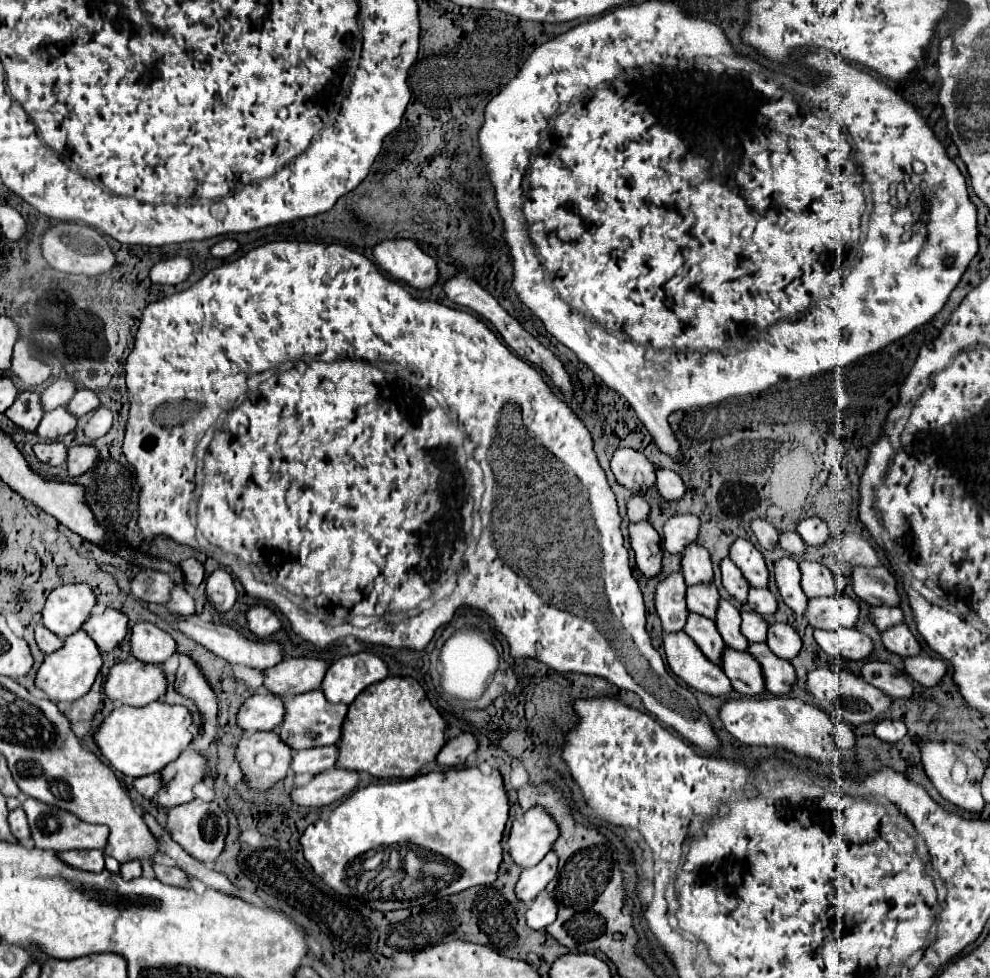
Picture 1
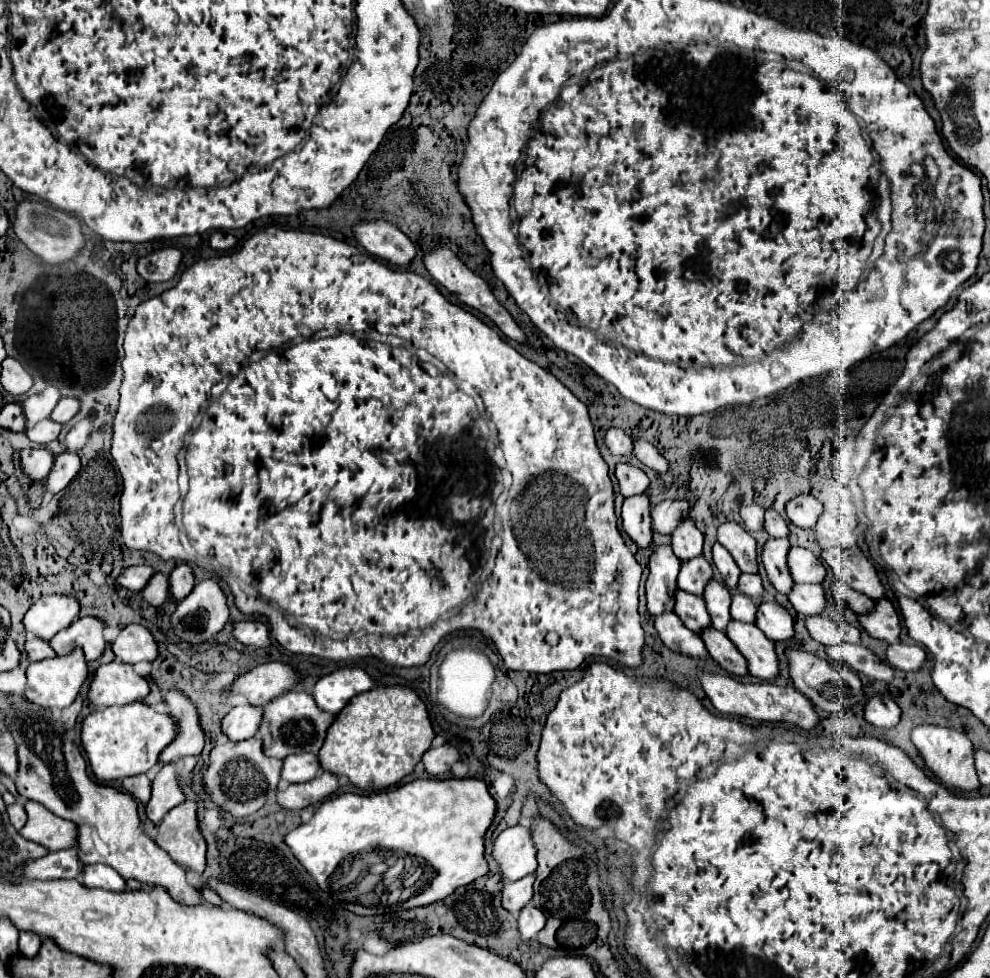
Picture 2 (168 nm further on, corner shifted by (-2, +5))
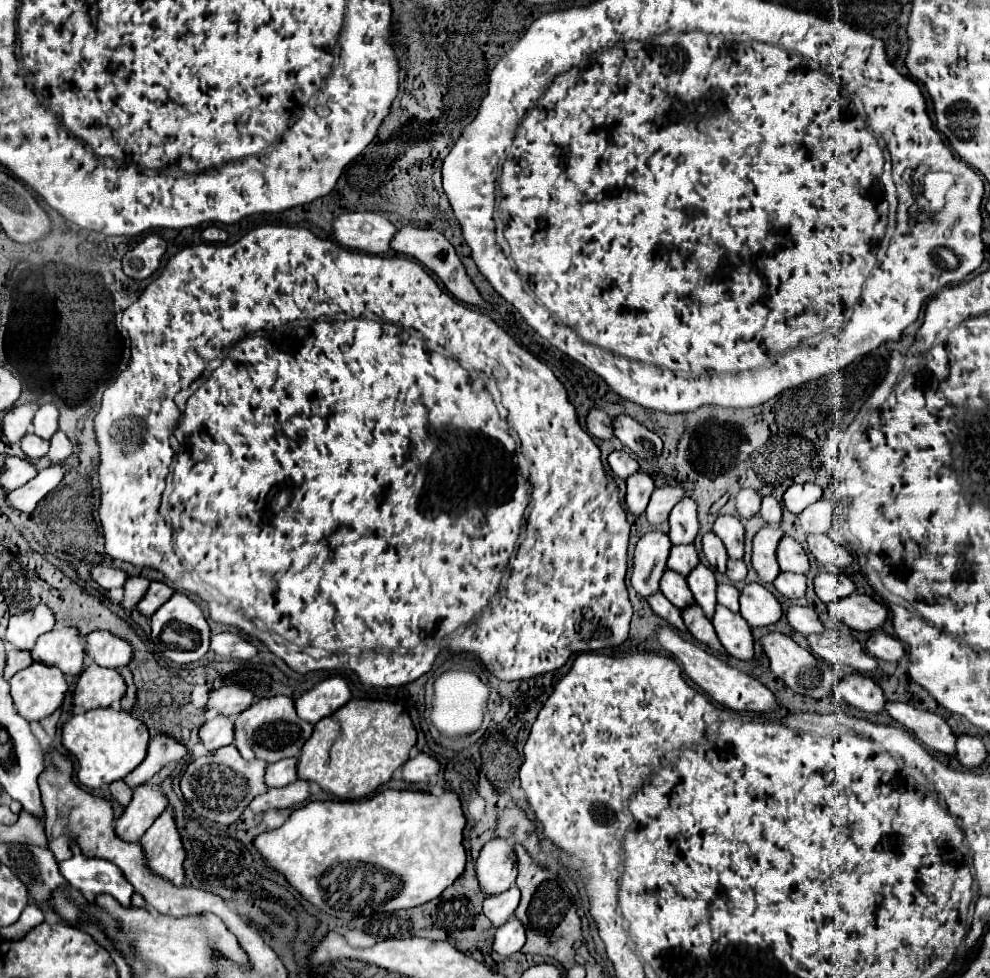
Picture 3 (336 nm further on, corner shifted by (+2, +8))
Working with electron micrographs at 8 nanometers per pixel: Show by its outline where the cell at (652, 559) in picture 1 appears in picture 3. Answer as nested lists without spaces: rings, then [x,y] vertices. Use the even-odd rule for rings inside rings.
[[[637,471],[635,475],[629,475],[627,477],[627,497],[625,497],[629,511],[635,515],[641,515],[649,503],[653,489],[655,489],[653,479],[647,473]]]

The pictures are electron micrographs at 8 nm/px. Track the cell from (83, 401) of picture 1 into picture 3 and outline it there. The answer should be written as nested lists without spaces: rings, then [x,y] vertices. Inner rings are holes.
[[[41,405],[39,411],[33,417],[33,433],[39,435],[41,439],[51,439],[53,433],[57,431],[57,417],[59,411],[55,405]]]

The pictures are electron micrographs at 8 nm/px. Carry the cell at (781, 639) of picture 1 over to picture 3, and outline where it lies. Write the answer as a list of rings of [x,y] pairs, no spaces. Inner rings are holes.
[[[749,583],[743,587],[739,597],[739,613],[751,627],[769,627],[775,625],[781,617],[781,605],[773,597],[771,591],[767,591],[759,583]]]

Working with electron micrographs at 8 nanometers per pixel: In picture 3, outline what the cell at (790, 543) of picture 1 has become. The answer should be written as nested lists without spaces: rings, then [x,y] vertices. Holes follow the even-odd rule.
[[[771,495],[763,497],[763,501],[761,501],[761,509],[759,509],[759,515],[761,515],[767,523],[777,525],[777,523],[781,521],[781,503],[779,503],[775,497],[771,497]]]

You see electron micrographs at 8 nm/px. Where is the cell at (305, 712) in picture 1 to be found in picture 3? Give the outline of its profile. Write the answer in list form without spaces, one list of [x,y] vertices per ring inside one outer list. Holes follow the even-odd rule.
[[[269,697],[269,699],[259,699],[247,711],[239,713],[235,717],[235,741],[233,745],[237,747],[239,755],[243,759],[261,759],[265,763],[275,763],[285,757],[299,757],[303,743],[311,737],[313,725],[307,721],[299,719],[295,713],[295,701],[291,697]]]

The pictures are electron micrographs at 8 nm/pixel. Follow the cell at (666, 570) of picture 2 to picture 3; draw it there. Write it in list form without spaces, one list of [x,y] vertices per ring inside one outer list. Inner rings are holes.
[[[663,531],[645,533],[637,545],[633,555],[633,571],[631,571],[631,585],[643,597],[649,597],[659,591],[659,579],[667,569],[671,541],[669,535]]]

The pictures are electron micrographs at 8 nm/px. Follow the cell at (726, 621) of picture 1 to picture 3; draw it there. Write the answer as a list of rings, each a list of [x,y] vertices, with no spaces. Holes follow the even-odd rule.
[[[701,563],[699,567],[695,567],[695,571],[691,571],[691,575],[687,575],[687,585],[689,585],[697,605],[711,619],[715,613],[715,605],[717,605],[717,601],[715,601],[717,581],[715,581],[713,571]]]

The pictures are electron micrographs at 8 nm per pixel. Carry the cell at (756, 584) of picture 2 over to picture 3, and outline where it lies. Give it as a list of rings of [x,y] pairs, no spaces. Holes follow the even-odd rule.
[[[729,559],[725,575],[729,577],[729,581],[743,581],[747,575],[747,567],[745,567],[743,559]]]

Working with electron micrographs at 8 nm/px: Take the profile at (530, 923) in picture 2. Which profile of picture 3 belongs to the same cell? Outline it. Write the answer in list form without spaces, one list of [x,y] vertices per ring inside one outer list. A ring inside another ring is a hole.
[[[513,915],[503,927],[495,931],[493,951],[499,953],[501,957],[509,957],[517,953],[523,947],[523,943],[525,943],[525,929],[519,923],[519,919]]]

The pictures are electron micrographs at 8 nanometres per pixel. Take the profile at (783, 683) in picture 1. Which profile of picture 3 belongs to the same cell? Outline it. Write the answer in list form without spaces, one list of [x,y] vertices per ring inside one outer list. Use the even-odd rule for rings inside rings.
[[[723,605],[715,607],[715,615],[711,619],[719,643],[723,649],[737,659],[753,657],[753,635],[747,621],[733,611],[727,611]]]

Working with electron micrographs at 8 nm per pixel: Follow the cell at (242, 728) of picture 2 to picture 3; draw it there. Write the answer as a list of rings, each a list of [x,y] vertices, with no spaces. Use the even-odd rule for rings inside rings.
[[[217,715],[205,721],[205,725],[199,729],[199,739],[207,751],[215,751],[219,747],[231,745],[233,743],[233,719]]]

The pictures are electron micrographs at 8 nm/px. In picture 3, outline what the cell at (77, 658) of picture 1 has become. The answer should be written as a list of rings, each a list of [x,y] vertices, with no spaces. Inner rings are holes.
[[[33,663],[33,667],[19,671],[9,681],[9,685],[9,693],[17,713],[29,723],[41,721],[49,717],[55,709],[59,709],[67,691],[67,681],[63,673],[41,663]]]

